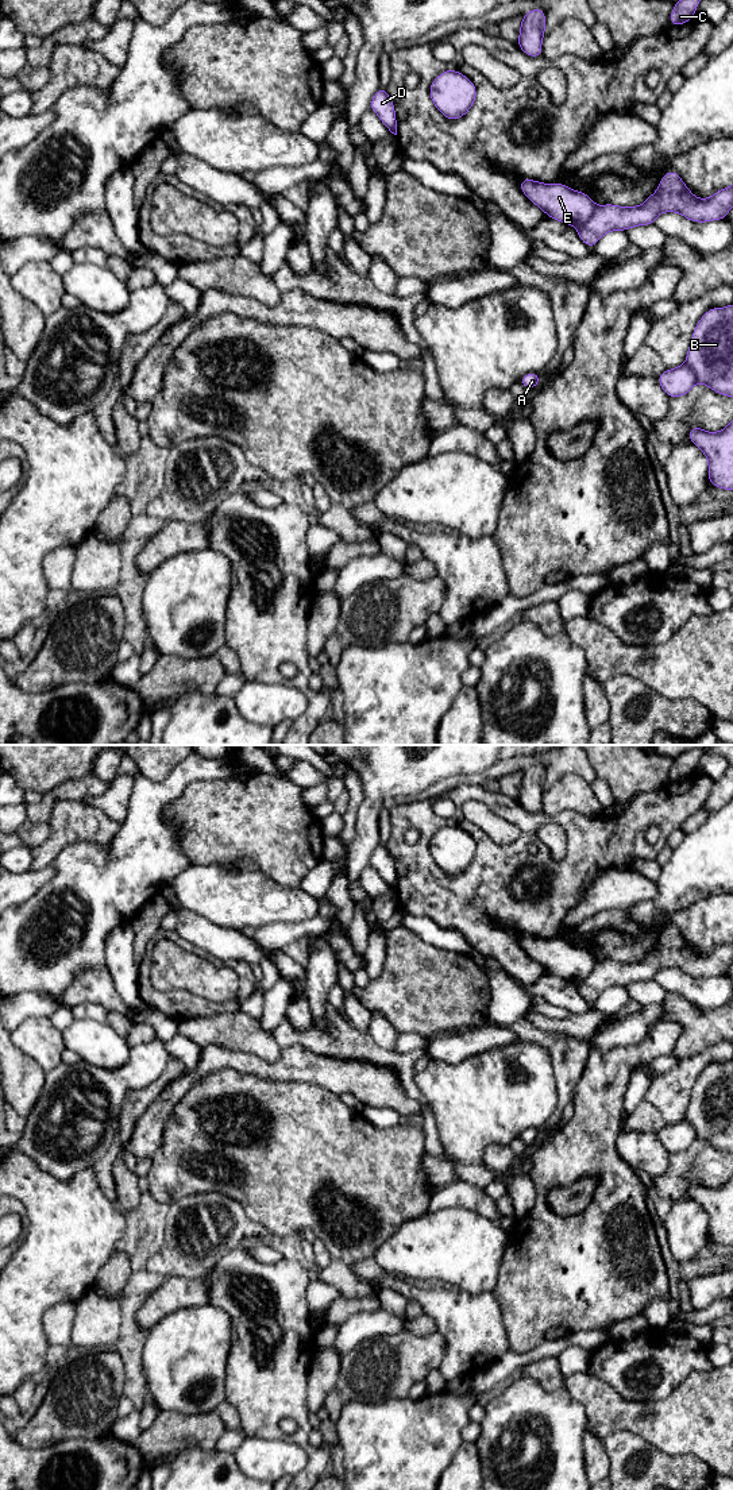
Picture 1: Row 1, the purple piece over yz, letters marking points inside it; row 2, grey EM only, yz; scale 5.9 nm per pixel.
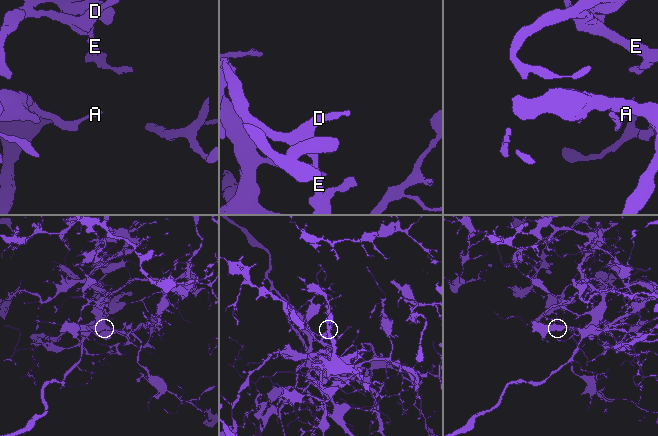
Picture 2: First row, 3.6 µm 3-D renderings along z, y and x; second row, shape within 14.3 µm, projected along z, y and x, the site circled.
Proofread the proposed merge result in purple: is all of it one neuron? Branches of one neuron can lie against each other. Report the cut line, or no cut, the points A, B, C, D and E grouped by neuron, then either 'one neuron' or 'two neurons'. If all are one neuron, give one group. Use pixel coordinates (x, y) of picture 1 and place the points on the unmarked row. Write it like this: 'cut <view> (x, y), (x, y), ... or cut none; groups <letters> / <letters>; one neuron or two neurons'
cut yz (595, 962), (577, 983); groups A D E / B C; two neurons

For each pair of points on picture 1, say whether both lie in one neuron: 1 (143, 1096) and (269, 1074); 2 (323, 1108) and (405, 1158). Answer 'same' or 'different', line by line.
1: different
2: same

